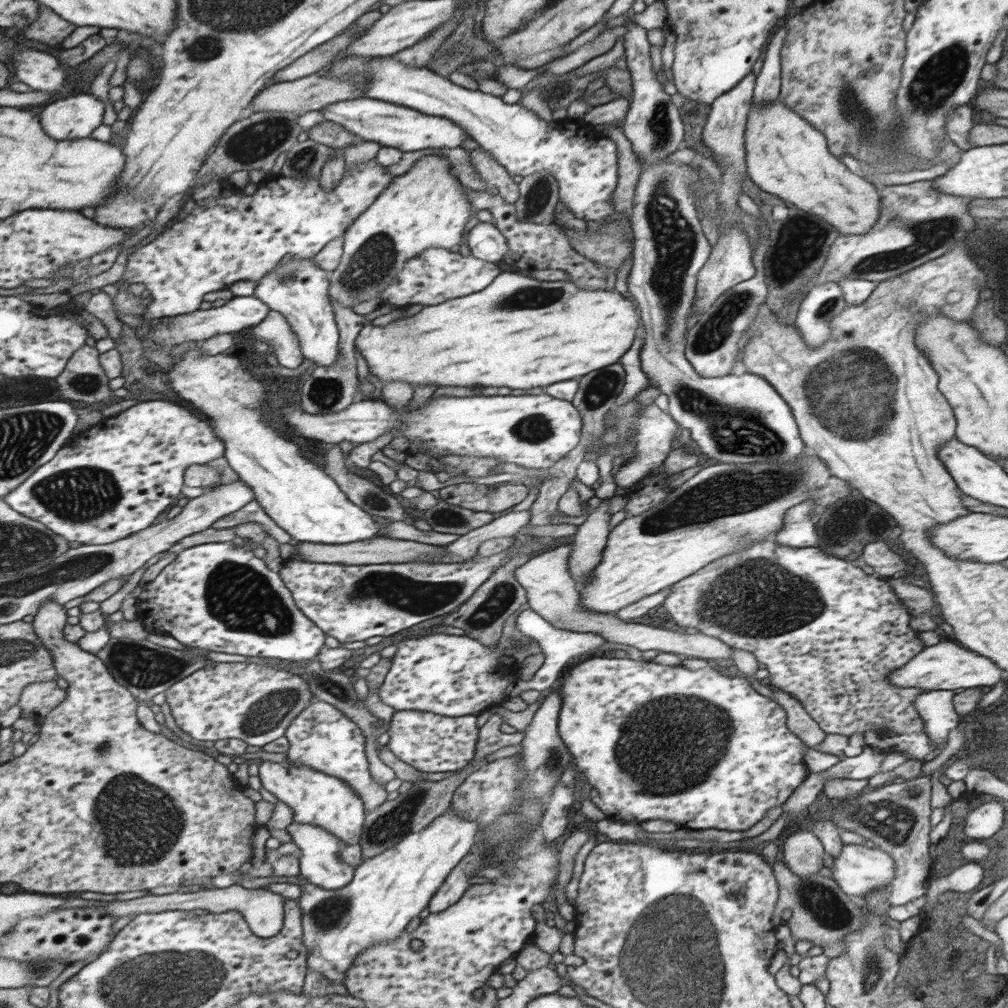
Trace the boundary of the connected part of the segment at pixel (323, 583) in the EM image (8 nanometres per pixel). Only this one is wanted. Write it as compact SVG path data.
M502 551L492 556L476 555L464 562L448 564L428 564L426 562L410 562L402 564L328 564L328 562L306 562L298 558L290 558L283 562L278 571L284 584L291 590L295 605L319 626L326 635L336 638L340 643L360 642L372 636L392 636L400 630L406 630L424 620L444 616L454 612L460 604L464 604L475 590L478 590L487 577L508 561L510 551Z

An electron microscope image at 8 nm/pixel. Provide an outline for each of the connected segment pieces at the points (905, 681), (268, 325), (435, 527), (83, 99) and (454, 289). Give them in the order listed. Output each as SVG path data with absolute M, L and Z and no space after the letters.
M939 642L936 646L927 646L914 658L889 675L893 686L933 690L963 690L972 687L994 687L1004 678L1004 672L996 662L955 642Z
M269 309L266 318L260 324L252 326L248 334L252 336L252 342L262 341L272 346L280 365L292 370L302 366L303 354L300 350L300 342L292 332L290 324L286 322L286 318L279 312Z
M438 498L436 505L424 509L422 518L432 526L432 531L454 537L463 536L492 522L494 513L474 512Z
M82 92L58 98L42 108L44 126L48 126L48 134L58 140L90 136L102 124L106 112L103 101Z
M428 248L416 257L408 259L402 270L395 275L396 280L388 283L388 287L379 297L384 300L384 305L390 304L400 308L415 304L434 306L452 298L480 292L500 273L497 263L484 261L474 255L462 256L458 249Z

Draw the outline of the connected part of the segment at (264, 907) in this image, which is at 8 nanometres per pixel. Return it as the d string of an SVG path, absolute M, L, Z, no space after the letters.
M233 885L224 889L206 887L196 890L196 892L177 891L174 892L174 894L164 894L164 896L147 895L136 898L136 900L126 900L125 902L117 901L100 908L105 908L105 910L108 910L111 914L113 914L113 916L115 916L115 918L117 918L117 920L120 917L125 917L126 915L134 915L136 917L144 913L156 914L170 910L190 911L194 909L204 909L211 914L220 914L222 912L229 912L230 910L238 910L243 915L244 921L248 924L248 927L250 927L250 930L255 934L255 936L258 936L259 938L271 938L272 936L276 936L276 934L282 930L285 918L283 908L283 903L285 900L286 898L279 896L278 894L274 894L274 892L270 892L270 890L247 890L242 886Z

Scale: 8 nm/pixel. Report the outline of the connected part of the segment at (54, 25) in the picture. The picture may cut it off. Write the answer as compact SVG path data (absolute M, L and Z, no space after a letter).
M41 5L39 17L23 29L26 38L51 46L60 46L64 39L77 28L72 22L56 14L48 6Z

